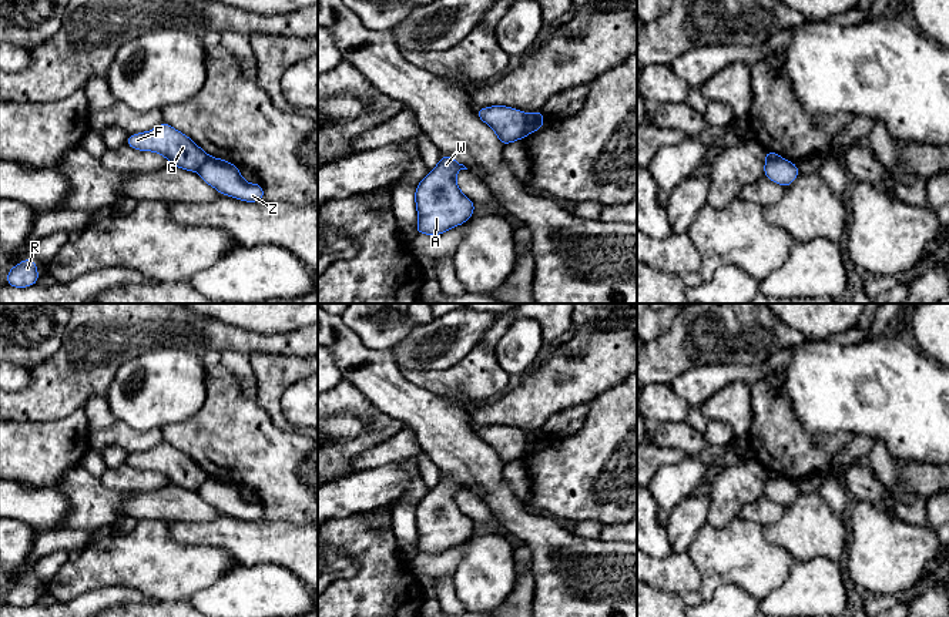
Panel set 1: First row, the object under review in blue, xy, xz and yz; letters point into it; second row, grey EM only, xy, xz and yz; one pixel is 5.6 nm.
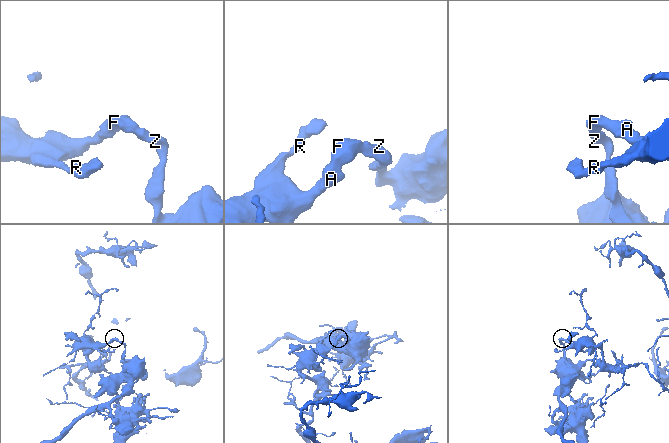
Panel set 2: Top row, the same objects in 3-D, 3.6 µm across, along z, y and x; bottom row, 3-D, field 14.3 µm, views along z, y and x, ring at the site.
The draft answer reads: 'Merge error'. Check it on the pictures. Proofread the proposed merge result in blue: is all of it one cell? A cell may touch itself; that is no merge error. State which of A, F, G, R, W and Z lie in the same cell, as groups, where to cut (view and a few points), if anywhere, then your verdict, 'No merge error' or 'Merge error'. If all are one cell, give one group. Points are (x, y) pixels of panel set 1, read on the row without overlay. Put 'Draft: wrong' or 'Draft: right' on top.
Draft: right
Groups: A F G R W / Z. Split along xz (526, 433), (522, 455). Merge error

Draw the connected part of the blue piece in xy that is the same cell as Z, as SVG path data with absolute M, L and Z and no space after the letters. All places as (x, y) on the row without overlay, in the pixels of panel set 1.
M209 476L197 492L219 513L245 522L256 522L265 516L261 503L248 503L238 490L238 486L222 477Z

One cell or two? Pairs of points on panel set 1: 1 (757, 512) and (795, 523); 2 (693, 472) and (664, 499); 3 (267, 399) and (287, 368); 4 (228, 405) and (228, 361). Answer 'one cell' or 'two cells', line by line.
1: two cells
2: one cell
3: one cell
4: two cells

